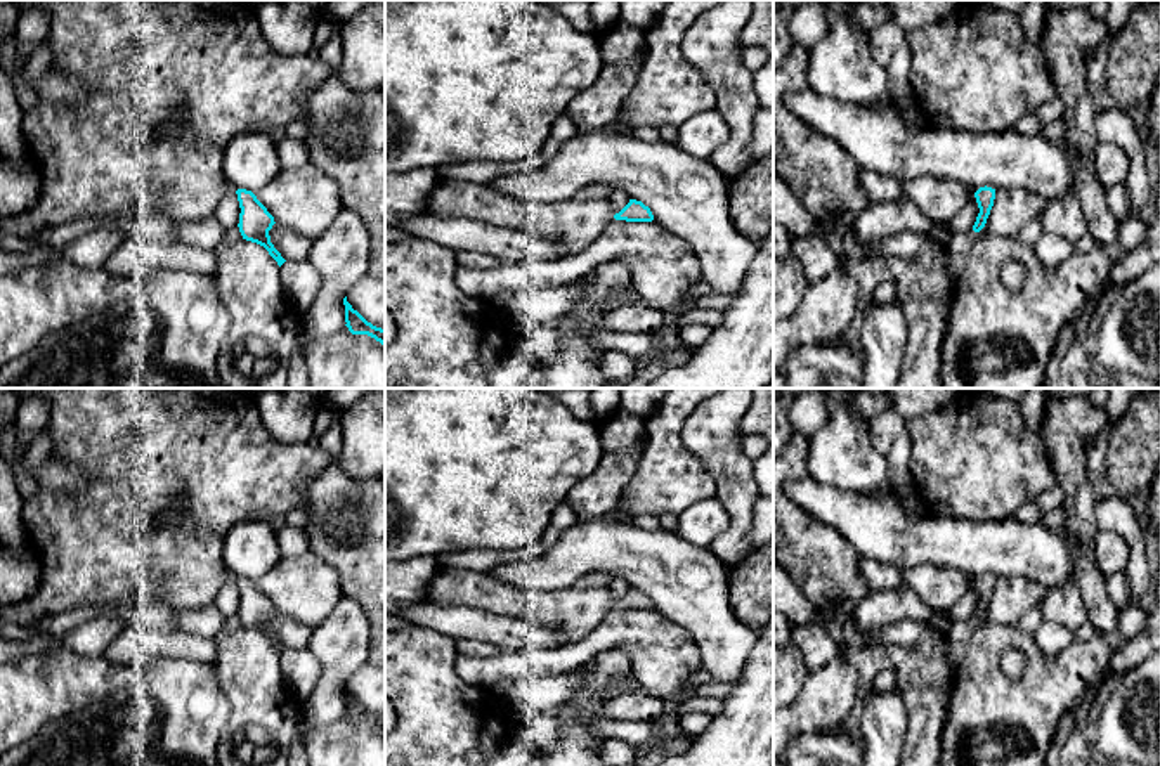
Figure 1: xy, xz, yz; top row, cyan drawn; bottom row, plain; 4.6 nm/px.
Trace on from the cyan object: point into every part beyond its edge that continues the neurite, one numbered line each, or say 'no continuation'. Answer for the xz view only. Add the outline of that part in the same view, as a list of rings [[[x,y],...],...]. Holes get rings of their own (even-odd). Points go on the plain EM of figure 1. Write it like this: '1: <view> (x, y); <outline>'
1: xz (578, 610); [[[439,568],[428,584],[427,601],[440,607],[463,605],[510,619],[531,619],[577,643],[593,633],[616,607],[610,577],[586,574],[562,591],[527,593],[498,581],[491,572]]]

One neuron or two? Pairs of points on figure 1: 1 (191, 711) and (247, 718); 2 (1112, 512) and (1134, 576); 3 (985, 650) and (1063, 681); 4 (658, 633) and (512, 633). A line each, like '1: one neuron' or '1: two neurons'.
1: two neurons
2: one neuron
3: one neuron
4: two neurons

